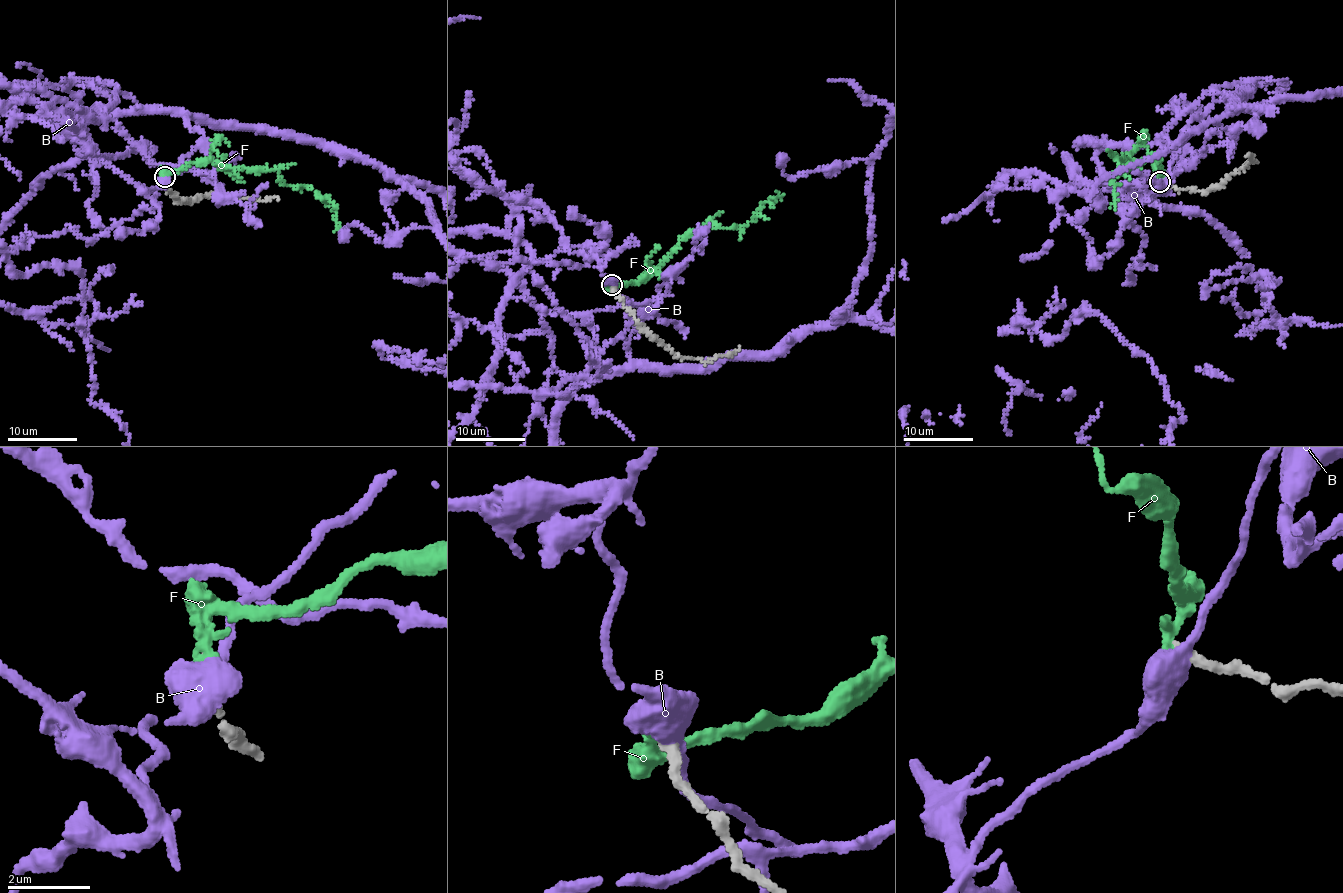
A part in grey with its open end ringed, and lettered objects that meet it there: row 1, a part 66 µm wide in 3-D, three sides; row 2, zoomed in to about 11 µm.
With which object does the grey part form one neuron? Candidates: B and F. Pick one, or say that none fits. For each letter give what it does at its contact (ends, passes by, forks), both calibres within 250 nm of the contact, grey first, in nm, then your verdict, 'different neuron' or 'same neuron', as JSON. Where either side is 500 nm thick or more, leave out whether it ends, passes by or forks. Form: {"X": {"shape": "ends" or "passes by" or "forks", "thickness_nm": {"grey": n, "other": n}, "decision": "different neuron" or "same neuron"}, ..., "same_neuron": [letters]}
{"B": {"thickness_nm": {"grey": 280, "other": 550}, "decision": "different neuron"}, "F": {"shape": "ends", "thickness_nm": {"grey": 260, "other": 280}, "decision": "different neuron"}, "same_neuron": []}

